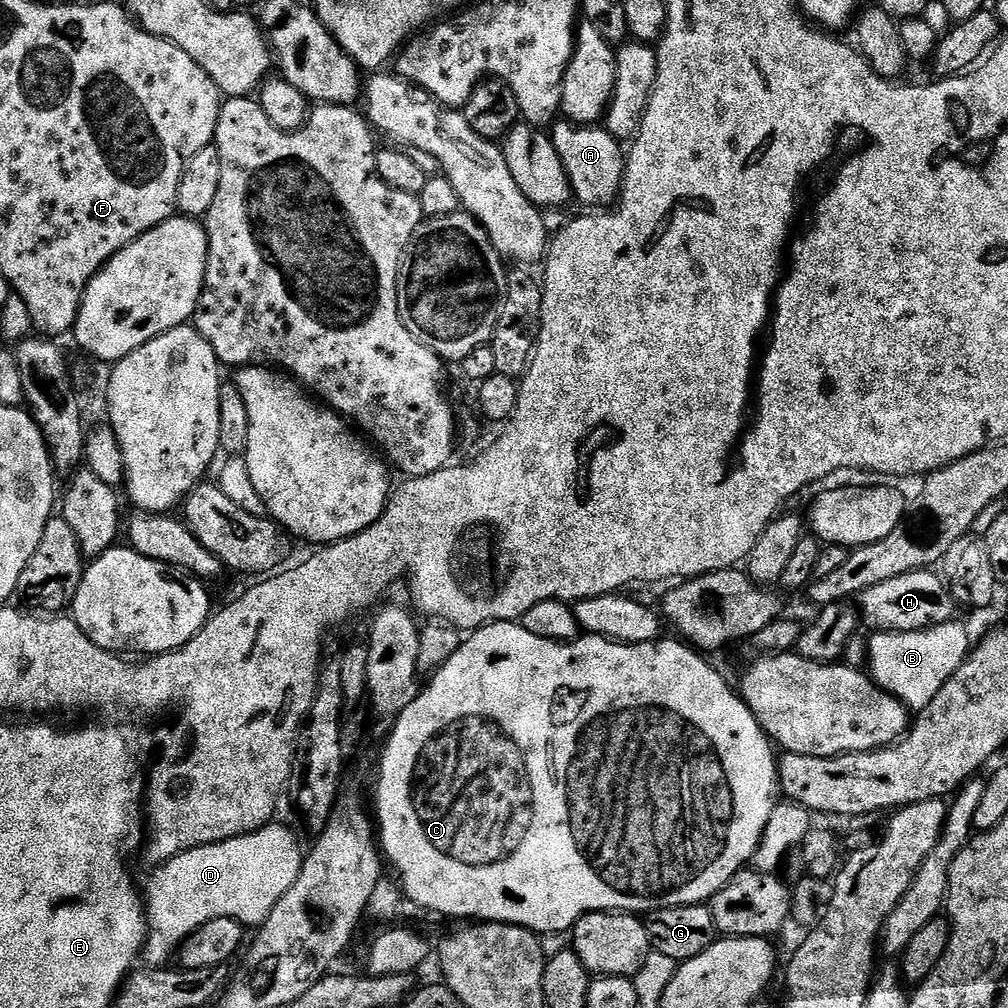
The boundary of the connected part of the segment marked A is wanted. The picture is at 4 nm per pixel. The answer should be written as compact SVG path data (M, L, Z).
M567 118L557 119L551 125L550 135L554 150L558 152L558 158L562 160L562 166L566 168L566 174L570 178L573 197L577 201L580 199L584 204L600 204L596 206L611 205L619 197L620 183L624 181L626 152L622 147L621 141L610 135L607 127L595 124L574 124Z

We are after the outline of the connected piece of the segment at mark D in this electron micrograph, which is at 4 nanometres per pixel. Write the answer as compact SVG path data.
M269 822L256 832L245 832L238 838L191 848L159 865L153 871L156 873L148 884L148 892L146 888L147 947L153 948L156 952L162 951L163 948L179 949L189 934L197 932L206 922L223 916L241 922L263 922L270 914L270 910L278 906L282 894L286 894L286 890L294 886L294 882L300 877L302 867L302 848L300 852L300 844L296 841L295 834L276 823Z

